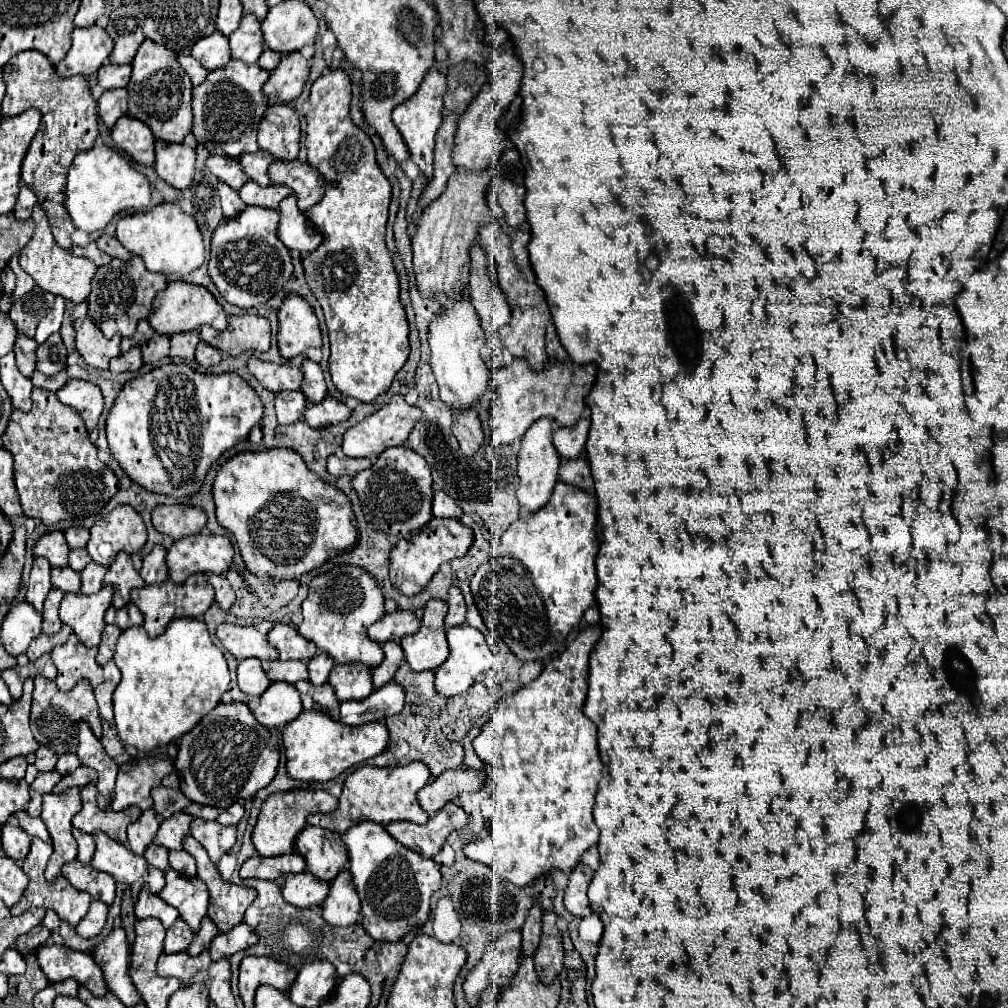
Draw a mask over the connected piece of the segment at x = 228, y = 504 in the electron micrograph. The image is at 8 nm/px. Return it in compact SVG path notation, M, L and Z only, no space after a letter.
M292 450L236 454L218 470L212 494L218 524L234 534L248 572L262 582L298 580L356 544L356 518L348 498L320 482Z

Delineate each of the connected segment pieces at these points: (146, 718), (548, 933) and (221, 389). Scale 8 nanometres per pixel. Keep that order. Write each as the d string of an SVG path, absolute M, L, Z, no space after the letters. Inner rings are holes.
M178 618L160 638L148 638L142 626L124 630L114 650L114 662L122 672L122 680L114 692L114 718L118 738L126 746L132 746L140 752L150 752L190 732L192 726L196 726L210 710L220 704L220 698L230 684L226 658L222 650L212 644L210 632L200 618Z
M546 912L542 922L542 938L540 938L540 950L534 954L534 964L538 978L550 986L554 978L562 972L564 968L564 948L562 948L562 934L556 926L558 916L554 912Z
M164 364L122 388L106 420L108 446L138 486L174 498L200 490L210 466L262 420L258 394L238 374L200 374L190 366Z

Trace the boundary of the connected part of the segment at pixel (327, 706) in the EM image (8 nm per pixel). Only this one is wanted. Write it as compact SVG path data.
M296 682L296 690L302 696L304 710L318 710L330 714L330 718L338 720L338 702L332 694L332 686L312 686L310 682Z

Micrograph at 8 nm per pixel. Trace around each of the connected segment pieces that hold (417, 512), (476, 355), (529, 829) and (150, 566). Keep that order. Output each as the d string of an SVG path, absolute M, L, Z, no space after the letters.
M406 446L384 450L372 468L352 478L352 488L360 498L366 522L372 524L374 530L384 532L396 540L408 538L414 530L424 528L432 520L432 514L434 518L456 518L456 520L462 516L460 506L444 492L434 492L432 502L430 468L420 454Z
M464 296L448 300L442 304L440 312L432 318L428 326L428 334L430 334L428 340L430 340L430 350L432 350L430 366L440 386L440 398L448 406L458 408L458 410L472 408L474 402L486 392L488 382L490 382L490 370L480 356L480 348L486 342L486 334L480 326L476 310Z
M586 626L558 658L544 664L544 670L536 680L526 684L516 694L498 700L490 722L474 738L476 754L492 768L487 778L494 778L496 782L492 792L496 814L489 819L490 834L482 840L466 844L464 854L474 862L490 866L498 876L514 886L530 886L554 868L572 872L582 856L598 844L598 828L592 818L592 808L602 780L602 762L596 742L598 728L584 716L582 706L588 692L588 656L600 634L600 626Z
M156 546L144 560L140 568L140 576L146 584L160 584L168 580L168 566L166 566L166 548Z

